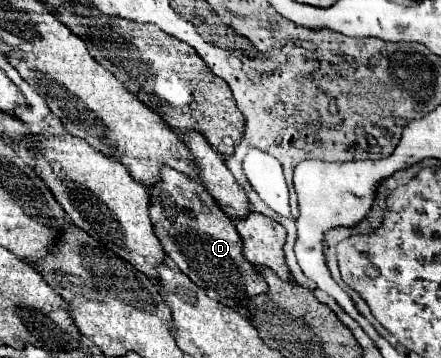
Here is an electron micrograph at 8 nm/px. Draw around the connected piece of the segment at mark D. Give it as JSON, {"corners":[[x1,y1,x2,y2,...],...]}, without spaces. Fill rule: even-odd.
{"corners":[[162,167,162,181,148,191,152,201,150,217,154,233,166,249,166,255,184,275,206,289,212,299,236,311,244,309,248,299,266,293,268,285,262,273,244,259,244,243,232,219,220,209,200,181,190,179,170,167]]}

